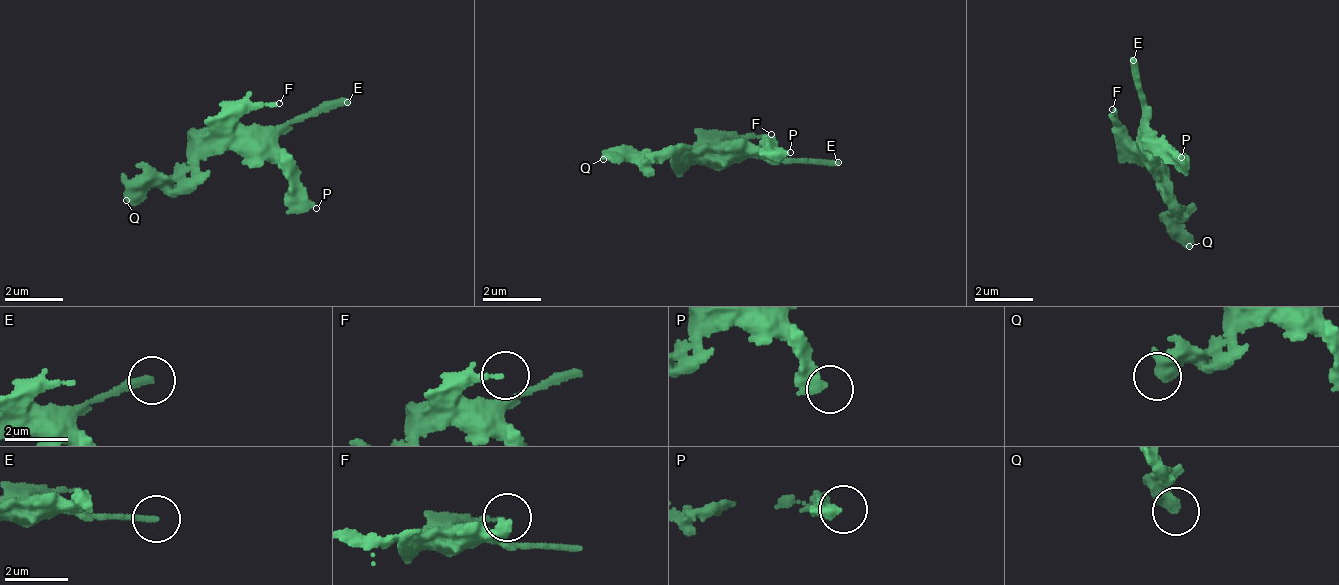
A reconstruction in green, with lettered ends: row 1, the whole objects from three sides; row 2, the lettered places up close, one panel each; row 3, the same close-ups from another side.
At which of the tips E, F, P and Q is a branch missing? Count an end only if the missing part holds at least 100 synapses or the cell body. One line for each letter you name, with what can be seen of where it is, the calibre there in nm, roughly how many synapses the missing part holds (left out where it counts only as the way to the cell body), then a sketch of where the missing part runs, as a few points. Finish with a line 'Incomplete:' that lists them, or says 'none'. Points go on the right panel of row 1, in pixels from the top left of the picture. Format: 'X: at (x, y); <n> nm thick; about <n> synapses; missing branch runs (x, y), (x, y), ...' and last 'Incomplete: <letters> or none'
Q: at (1189, 246); 360 nm thick; about 250 synapses
Incomplete: Q

